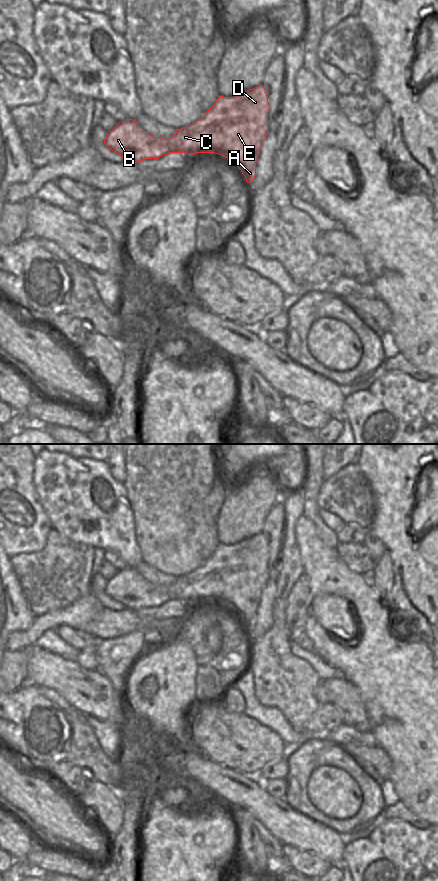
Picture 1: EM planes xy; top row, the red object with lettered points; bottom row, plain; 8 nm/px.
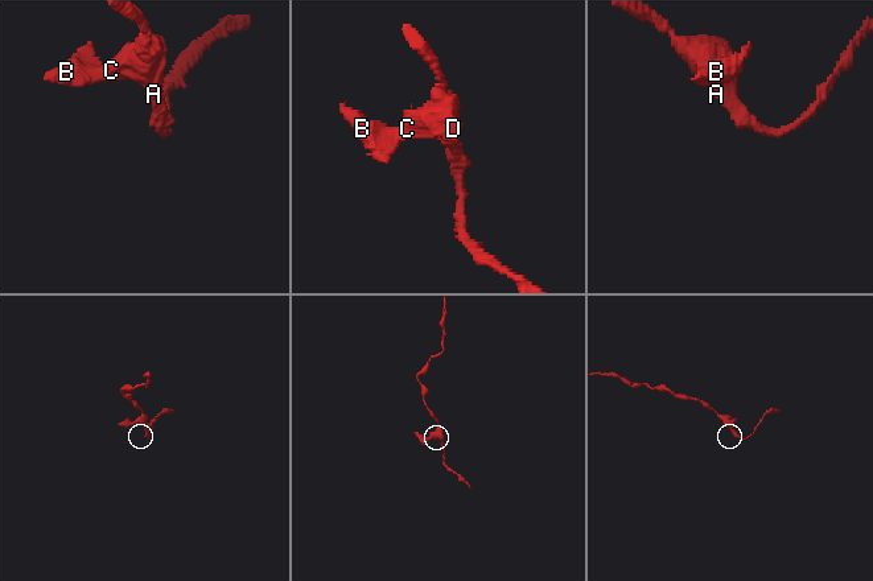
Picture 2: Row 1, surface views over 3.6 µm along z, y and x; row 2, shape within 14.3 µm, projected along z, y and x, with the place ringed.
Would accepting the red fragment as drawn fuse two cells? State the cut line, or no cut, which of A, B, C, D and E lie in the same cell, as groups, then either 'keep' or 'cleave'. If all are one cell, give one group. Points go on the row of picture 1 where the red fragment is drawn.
cut in xy along (176, 132), (176, 137), (171, 146), (178, 152); A C D E / B; cleave

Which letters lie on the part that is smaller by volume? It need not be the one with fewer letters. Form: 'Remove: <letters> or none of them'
Remove: B

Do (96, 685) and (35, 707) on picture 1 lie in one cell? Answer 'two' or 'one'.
two

